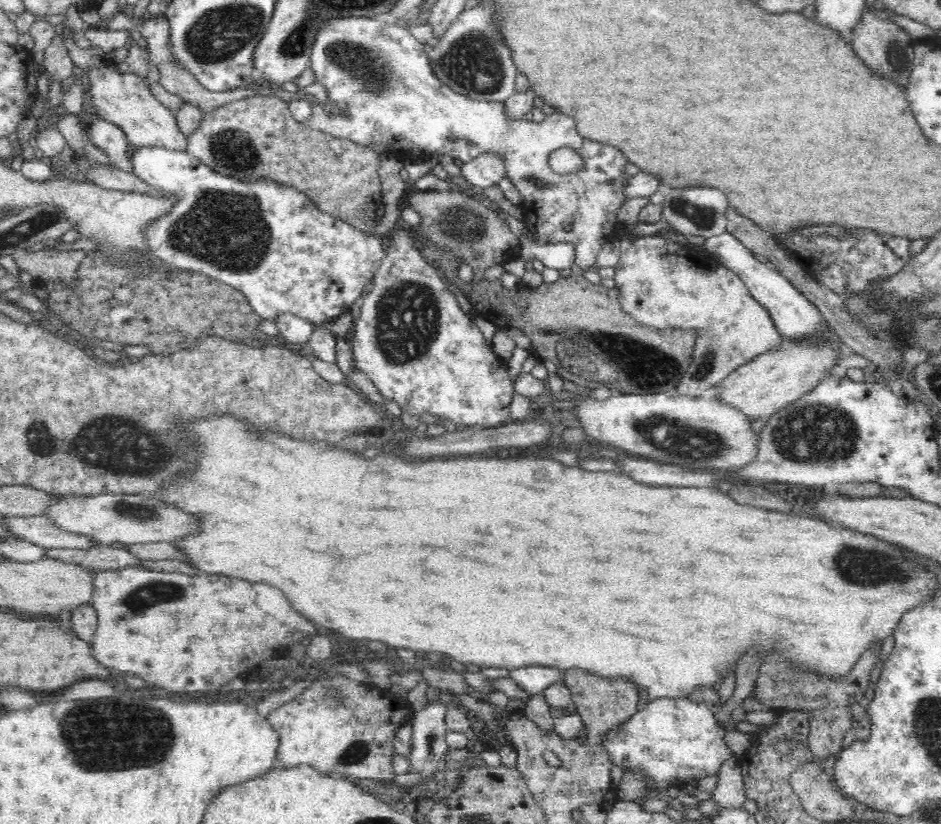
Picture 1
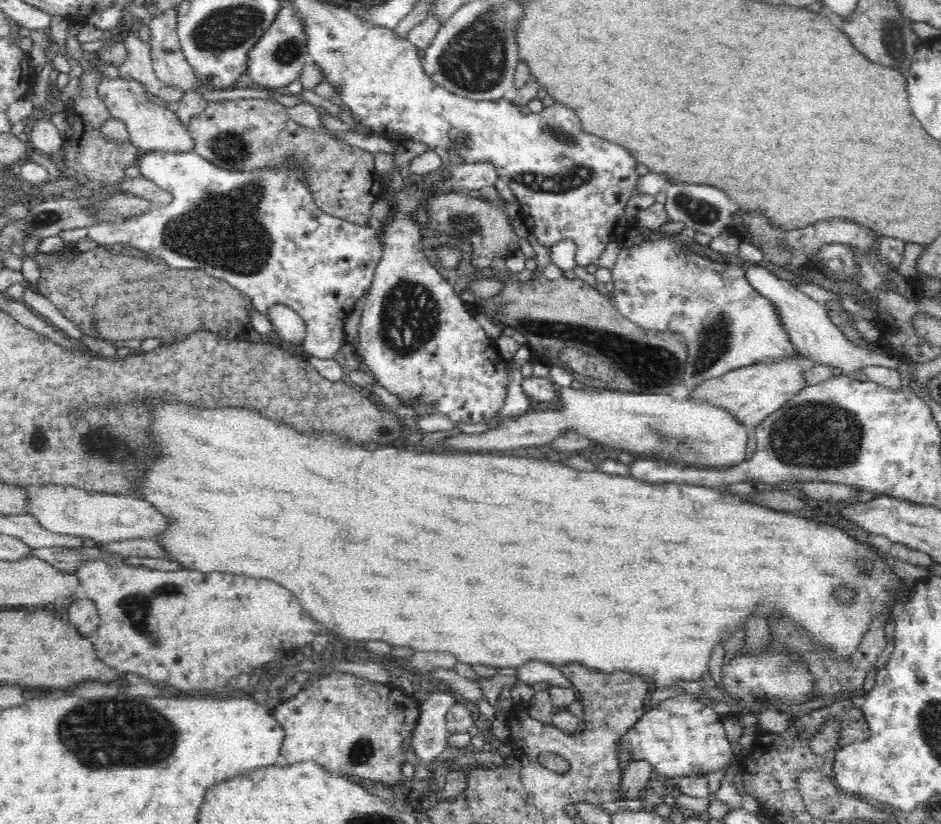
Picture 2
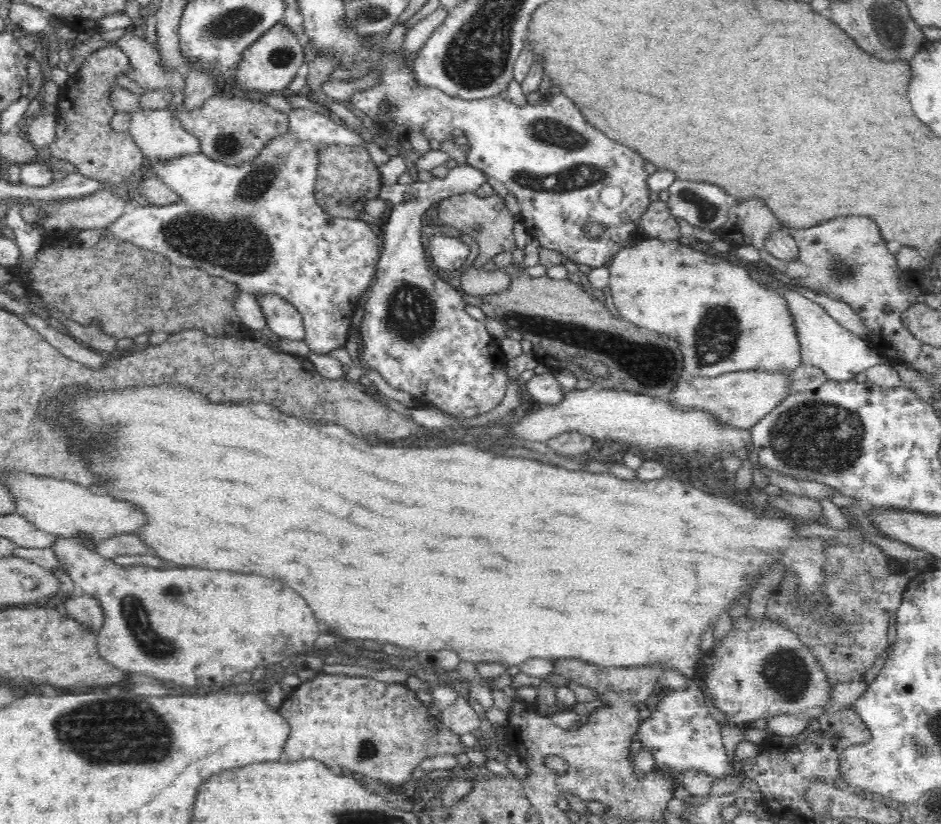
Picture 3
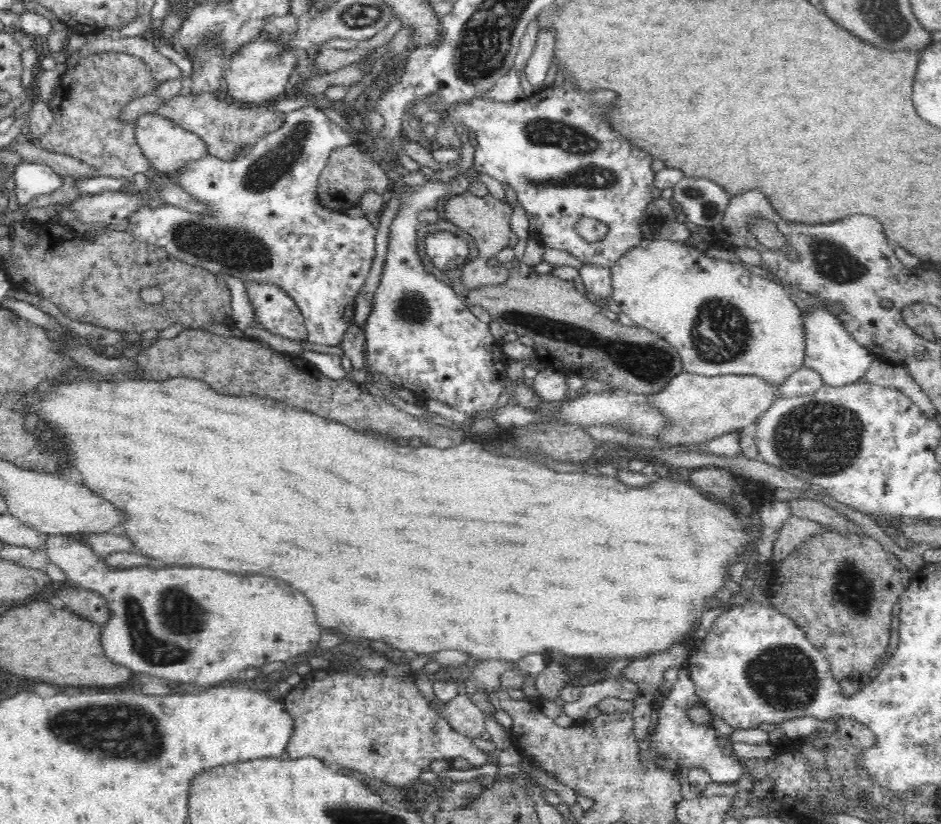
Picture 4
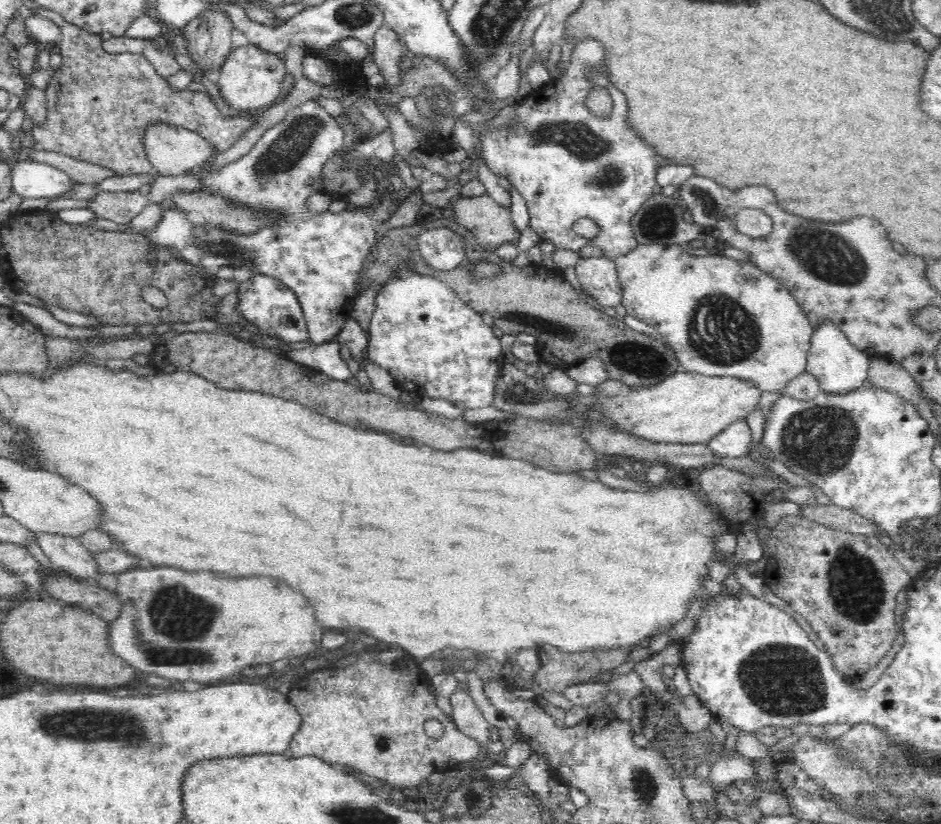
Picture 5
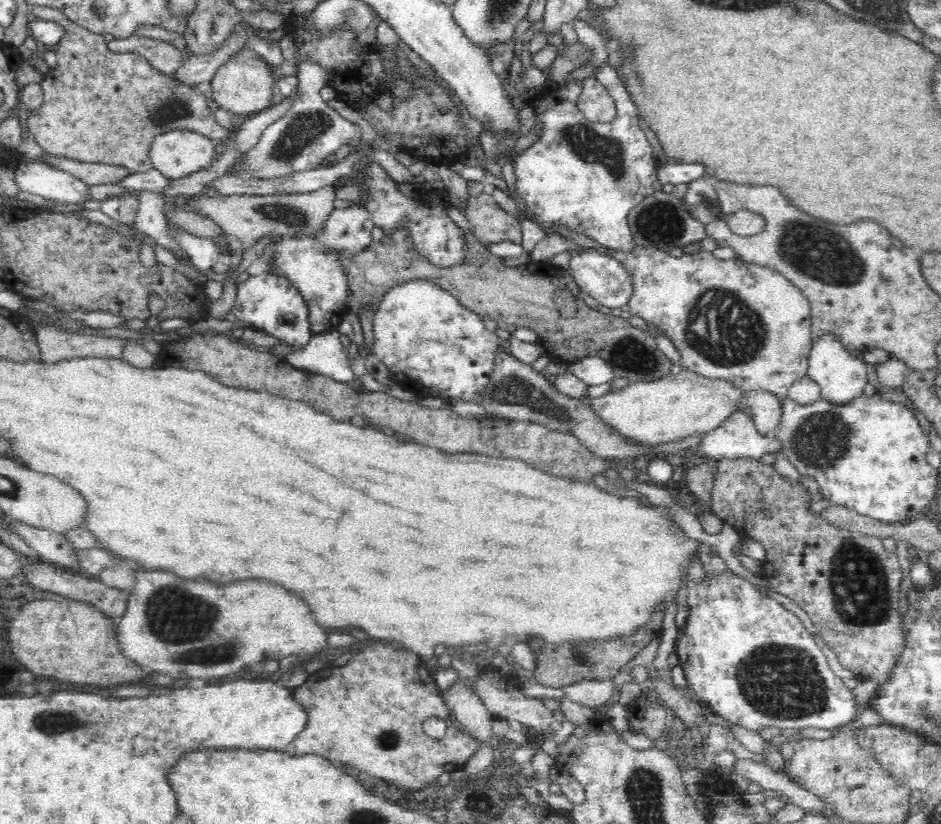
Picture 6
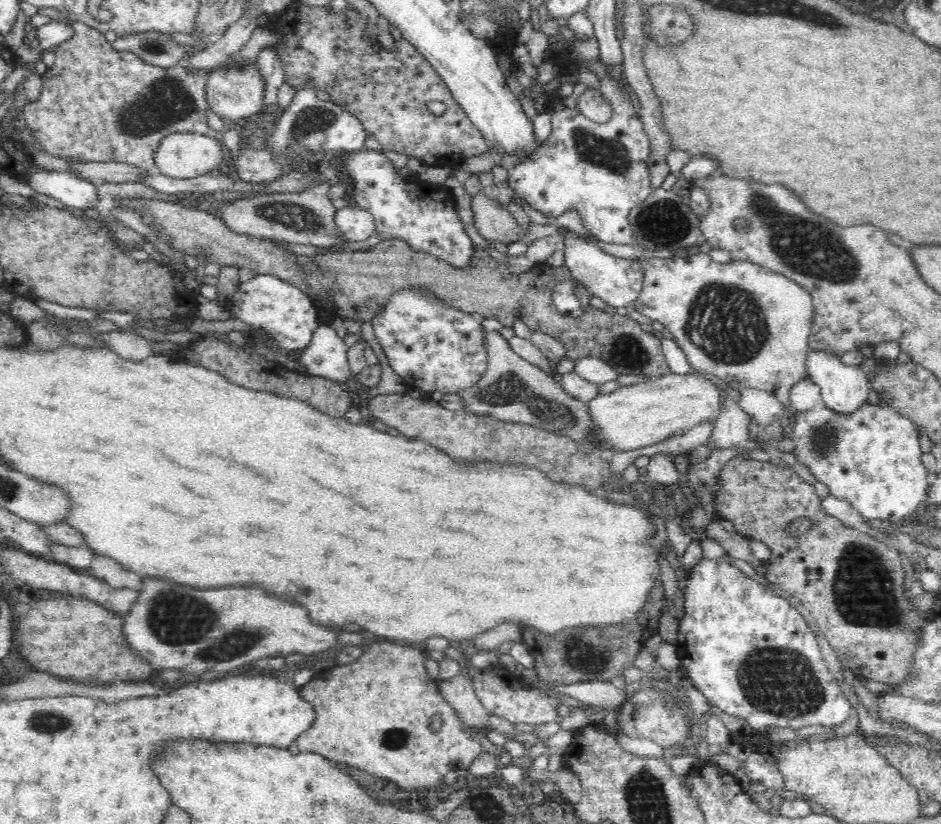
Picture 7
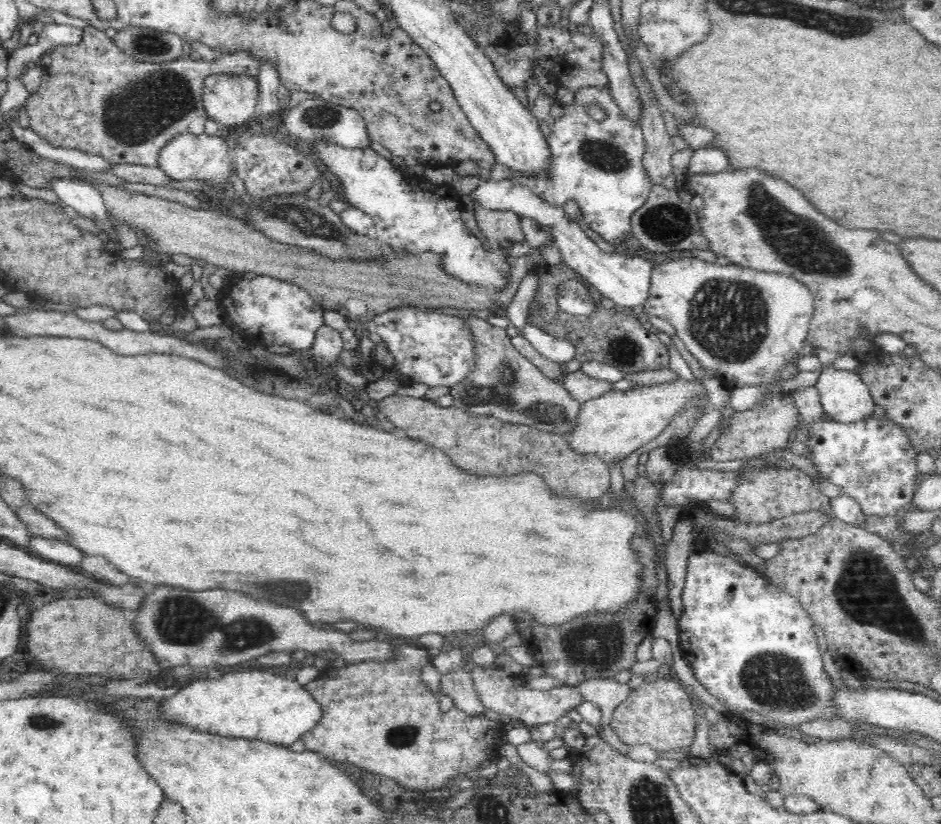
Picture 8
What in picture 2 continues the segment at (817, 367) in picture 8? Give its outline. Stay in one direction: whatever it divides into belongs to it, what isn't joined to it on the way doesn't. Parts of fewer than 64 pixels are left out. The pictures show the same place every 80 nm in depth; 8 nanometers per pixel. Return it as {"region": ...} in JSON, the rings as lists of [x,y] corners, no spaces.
{"region":[[[726,232],[714,237],[709,242],[709,246],[714,252],[740,258],[738,267],[744,271],[744,276],[748,279],[748,283],[754,287],[754,291],[774,305],[780,324],[786,329],[788,339],[790,339],[790,342],[800,355],[810,358],[810,362],[818,363],[818,365],[828,365],[832,369],[840,369],[848,377],[855,376],[855,370],[865,366],[886,366],[886,368],[898,370],[901,360],[881,350],[868,351],[868,349],[864,349],[860,345],[854,345],[830,321],[830,317],[826,315],[824,307],[799,290],[793,282],[778,277],[759,263],[743,259],[738,253],[740,243],[741,241],[736,234]]]}

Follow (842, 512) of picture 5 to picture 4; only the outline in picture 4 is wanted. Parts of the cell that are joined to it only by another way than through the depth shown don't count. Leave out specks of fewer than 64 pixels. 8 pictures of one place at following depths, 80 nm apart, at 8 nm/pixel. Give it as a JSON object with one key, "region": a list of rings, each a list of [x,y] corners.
{"region":[[[794,498],[787,502],[790,505],[791,515],[810,519],[824,526],[829,526],[839,532],[858,532],[858,526],[847,521],[842,514],[838,514],[828,505],[810,498]]]}

